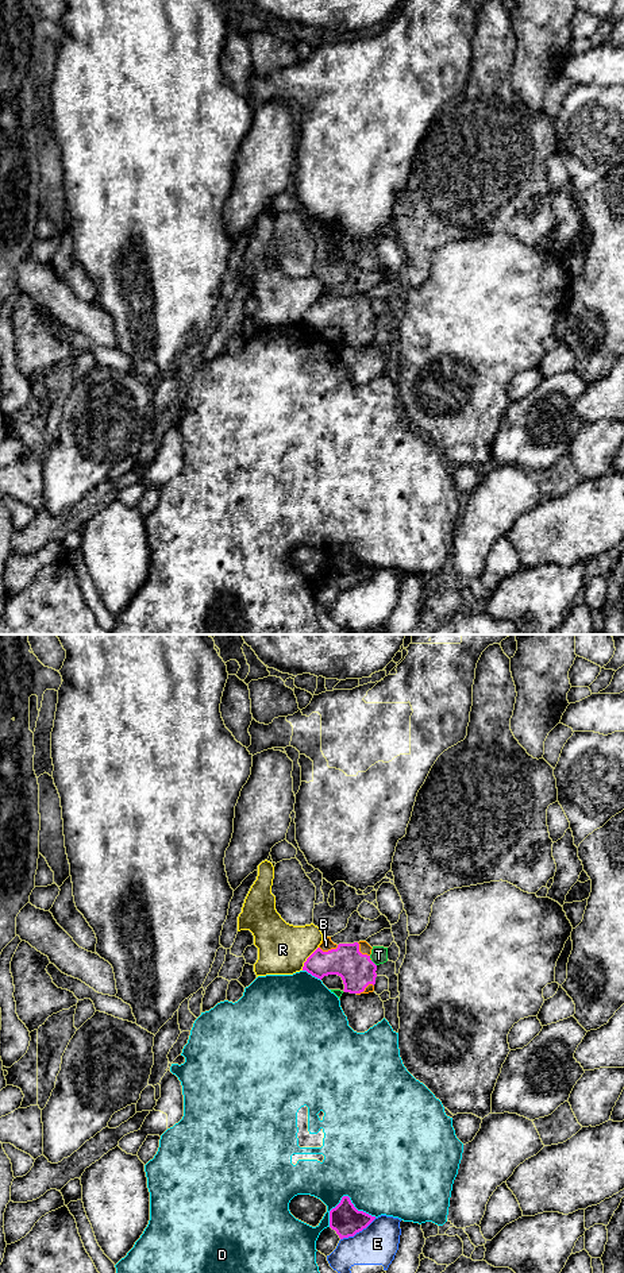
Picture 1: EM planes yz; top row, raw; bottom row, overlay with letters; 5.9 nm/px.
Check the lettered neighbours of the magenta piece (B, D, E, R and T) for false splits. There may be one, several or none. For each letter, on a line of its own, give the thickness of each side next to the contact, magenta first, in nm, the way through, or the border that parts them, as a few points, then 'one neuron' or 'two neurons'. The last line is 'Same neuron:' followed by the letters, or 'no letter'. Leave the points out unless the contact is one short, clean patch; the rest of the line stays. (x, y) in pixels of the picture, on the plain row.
B: 200/70 nm | one neuron
D: 180/480 nm | two neurons
E: 180/240 nm | two neurons
R: 190/300 nm | along yz (318, 299), (301, 321) | two neurons
T: 200/100 nm | along yz (370, 312), (376, 317) | two neurons
Same neuron: B

